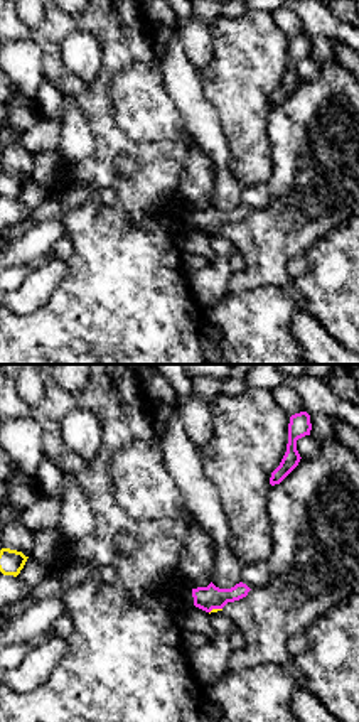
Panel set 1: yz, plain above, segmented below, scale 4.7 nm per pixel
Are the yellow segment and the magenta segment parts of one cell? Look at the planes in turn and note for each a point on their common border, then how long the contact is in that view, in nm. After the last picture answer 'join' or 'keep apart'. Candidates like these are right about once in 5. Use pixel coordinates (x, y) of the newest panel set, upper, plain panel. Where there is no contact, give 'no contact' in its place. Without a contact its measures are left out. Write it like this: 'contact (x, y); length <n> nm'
contact (214, 231); length 70 nm

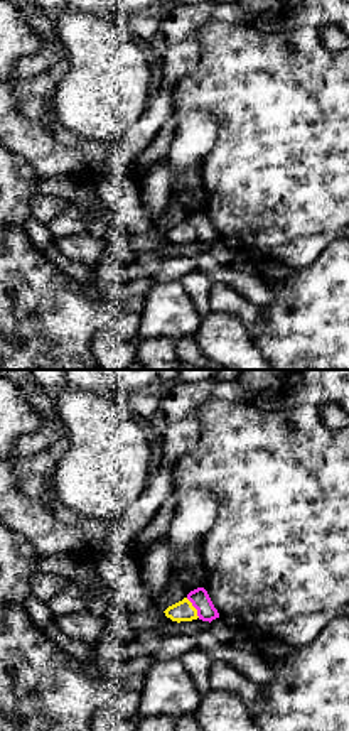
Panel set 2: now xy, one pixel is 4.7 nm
contact (194, 230); length 120 nm

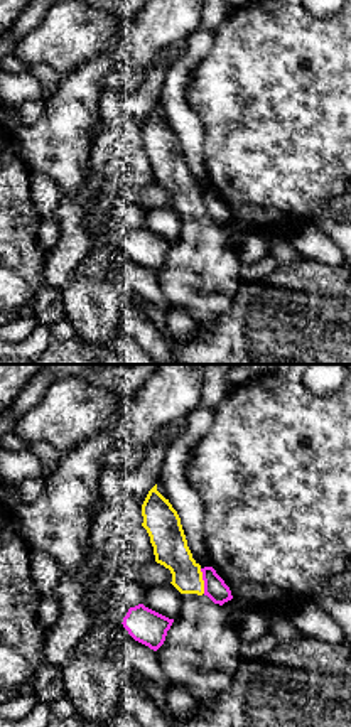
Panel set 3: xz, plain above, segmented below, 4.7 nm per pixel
contact (203, 203); length 120 nm

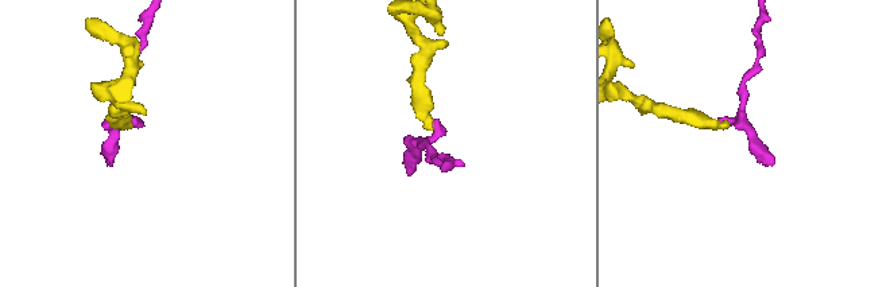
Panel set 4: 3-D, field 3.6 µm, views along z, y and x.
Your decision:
keep apart

